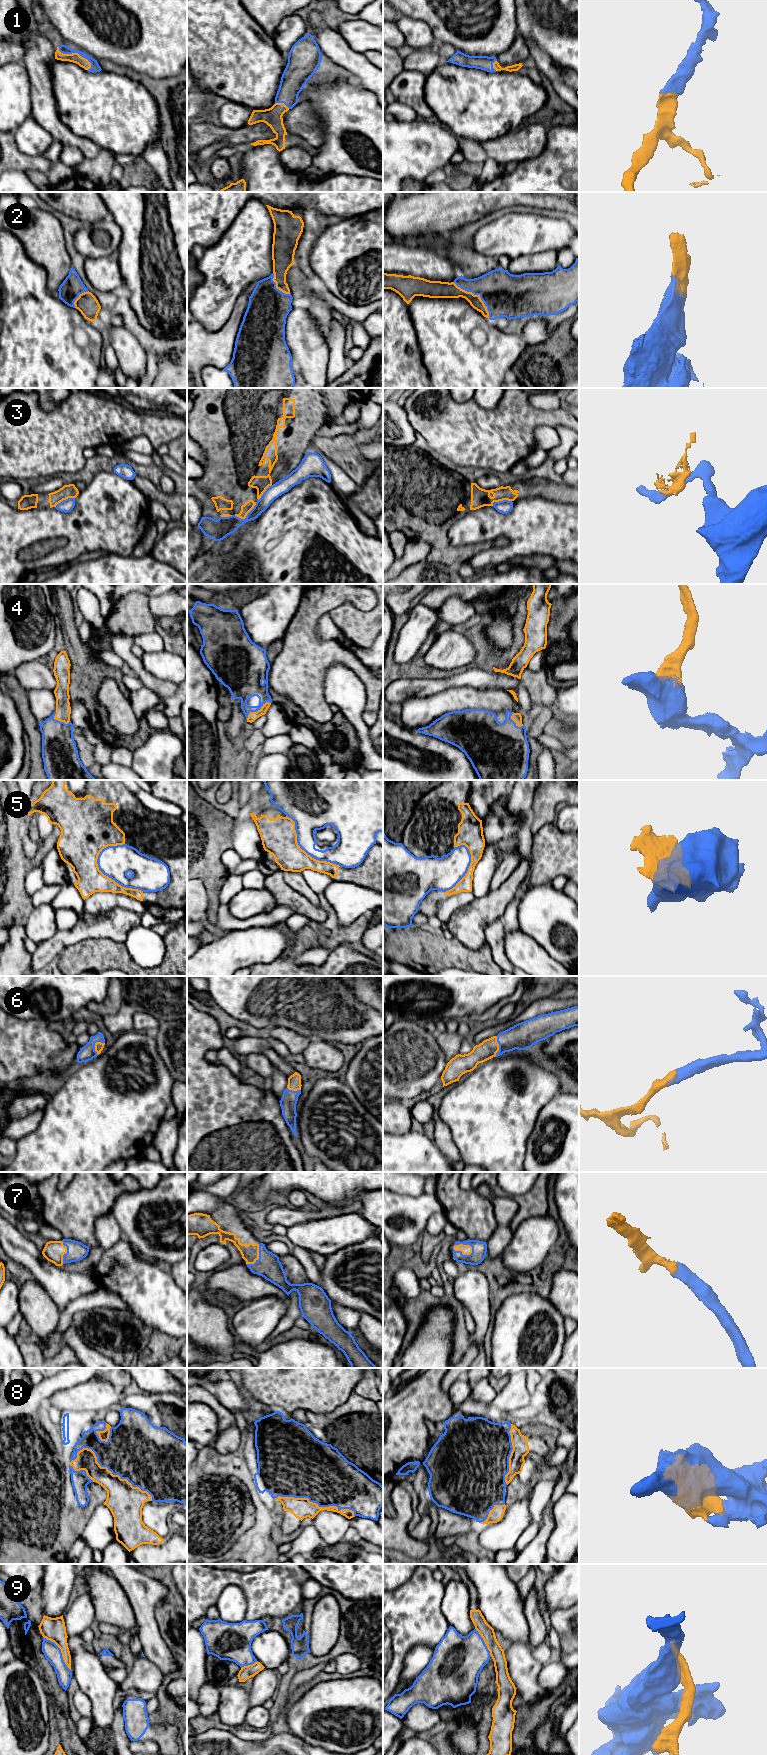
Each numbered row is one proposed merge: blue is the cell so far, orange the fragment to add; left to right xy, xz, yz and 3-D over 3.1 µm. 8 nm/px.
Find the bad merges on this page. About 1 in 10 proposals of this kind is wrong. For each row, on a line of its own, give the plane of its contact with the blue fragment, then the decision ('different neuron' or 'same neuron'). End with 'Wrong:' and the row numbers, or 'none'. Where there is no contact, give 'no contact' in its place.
1: contact in xy; same neuron
2: contact in yz; same neuron
3: contact in xz; different neuron
4: contact in xz; same neuron
5: contact in xy; different neuron
6: contact in xy; same neuron
7: contact in yz; same neuron
8: contact in xy; same neuron
9: contact in xy; different neuron
Wrong: 3, 5, 9

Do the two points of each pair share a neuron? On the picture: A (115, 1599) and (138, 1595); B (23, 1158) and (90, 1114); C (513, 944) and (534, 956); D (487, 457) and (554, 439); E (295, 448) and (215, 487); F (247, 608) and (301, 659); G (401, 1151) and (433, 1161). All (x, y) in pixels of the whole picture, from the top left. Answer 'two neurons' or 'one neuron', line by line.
A: two neurons
B: one neuron
C: one neuron
D: two neurons
E: one neuron
F: two neurons
G: one neuron

